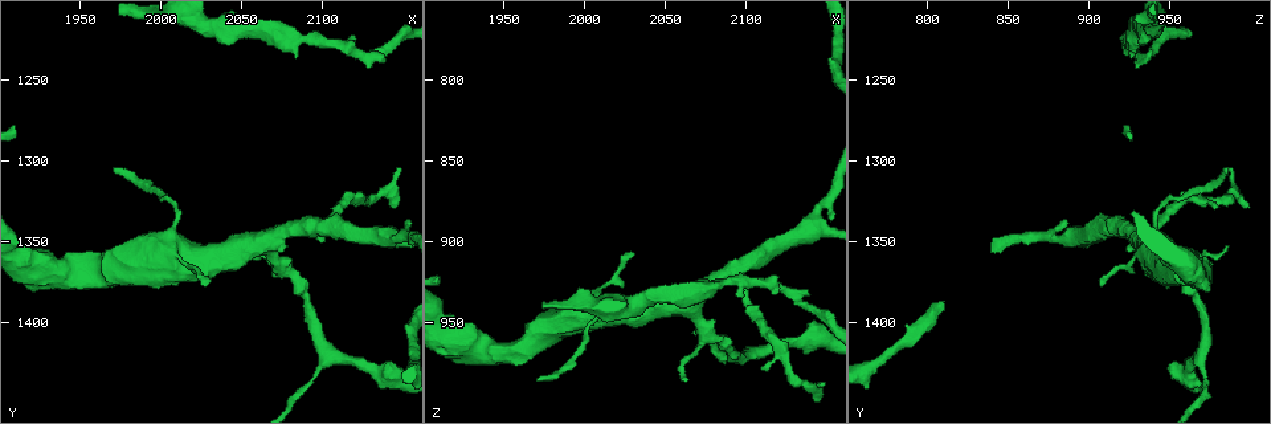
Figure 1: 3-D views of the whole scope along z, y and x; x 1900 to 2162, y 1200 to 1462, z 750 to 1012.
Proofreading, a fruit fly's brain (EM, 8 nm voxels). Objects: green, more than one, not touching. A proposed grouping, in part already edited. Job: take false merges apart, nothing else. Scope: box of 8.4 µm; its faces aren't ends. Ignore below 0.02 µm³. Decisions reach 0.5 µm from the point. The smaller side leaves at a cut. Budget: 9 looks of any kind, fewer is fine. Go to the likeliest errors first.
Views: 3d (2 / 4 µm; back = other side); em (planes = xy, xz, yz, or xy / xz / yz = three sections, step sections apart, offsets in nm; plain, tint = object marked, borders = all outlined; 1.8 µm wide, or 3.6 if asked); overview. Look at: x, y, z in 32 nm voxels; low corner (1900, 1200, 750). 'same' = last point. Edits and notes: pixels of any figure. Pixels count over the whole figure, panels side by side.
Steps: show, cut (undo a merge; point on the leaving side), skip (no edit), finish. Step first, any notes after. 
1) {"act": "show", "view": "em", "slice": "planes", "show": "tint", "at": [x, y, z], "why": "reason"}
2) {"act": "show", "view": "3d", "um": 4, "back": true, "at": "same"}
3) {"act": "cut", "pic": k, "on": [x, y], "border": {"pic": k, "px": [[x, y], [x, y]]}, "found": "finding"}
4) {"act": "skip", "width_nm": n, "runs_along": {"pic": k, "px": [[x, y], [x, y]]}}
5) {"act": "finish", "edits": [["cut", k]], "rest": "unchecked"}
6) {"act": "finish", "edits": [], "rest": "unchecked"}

{"act": "show", "view": "em", "slice": "planes", "show": "tint", "at": [2092, 1340, 918], "why": "thick turns thin"}

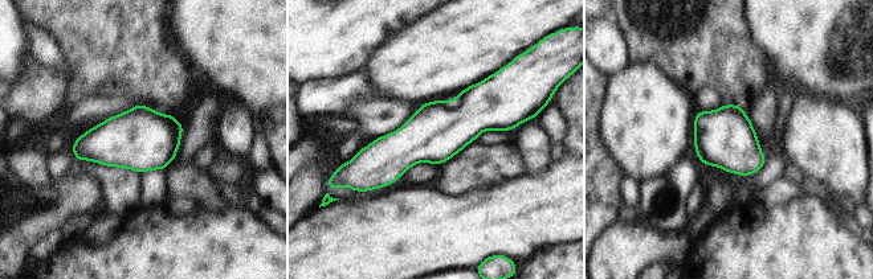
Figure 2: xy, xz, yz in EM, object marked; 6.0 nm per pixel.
{"act": "skip", "runs_along": {"pic": 2, "px": [[513, 119], [359, 159]]}, "found": "one neuron here"}

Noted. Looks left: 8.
{"act": "show", "view": "em", "slice": "planes", "show": "tint", "at": [2140, 1348, 890], "why": "three-way junction"}

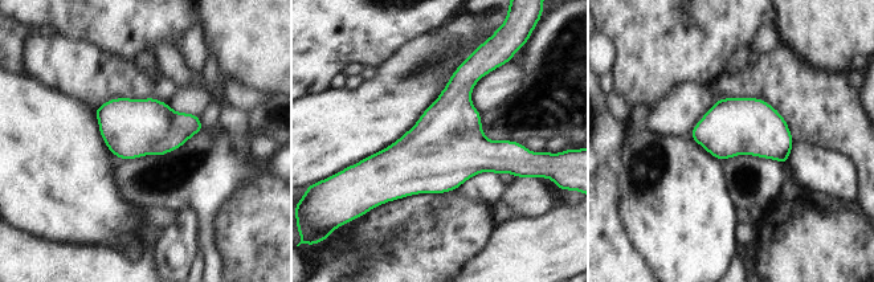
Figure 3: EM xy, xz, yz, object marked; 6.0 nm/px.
{"act": "skip", "found": "one neuron here"}

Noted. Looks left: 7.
{"act": "show", "view": "em", "slice": "planes", "show": "tint", "at": [2102, 1418, 972]}

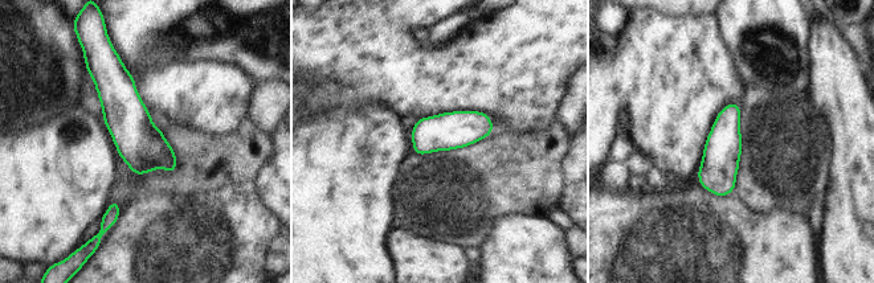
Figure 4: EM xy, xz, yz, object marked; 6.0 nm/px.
{"act": "skip", "found": "one neuron here"}

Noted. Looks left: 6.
{"act": "show", "view": "em", "slice": "planes", "show": "tint", "at": [2084, 1222, 928], "why": "sudden change in width"}

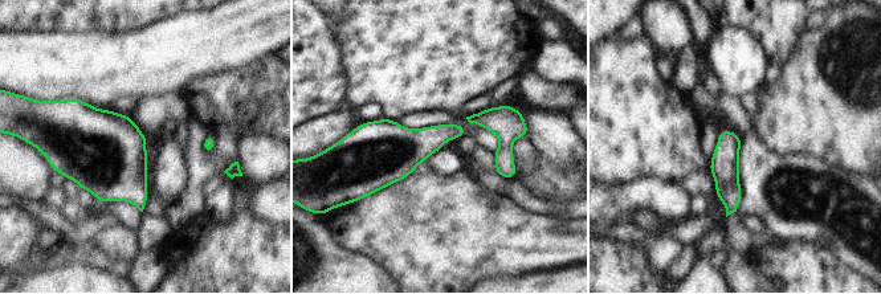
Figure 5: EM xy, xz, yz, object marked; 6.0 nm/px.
{"act": "skip", "found": "all the same neuron"}

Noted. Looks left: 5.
{"act": "finish", "edits": [], "rest": "unchecked"}

